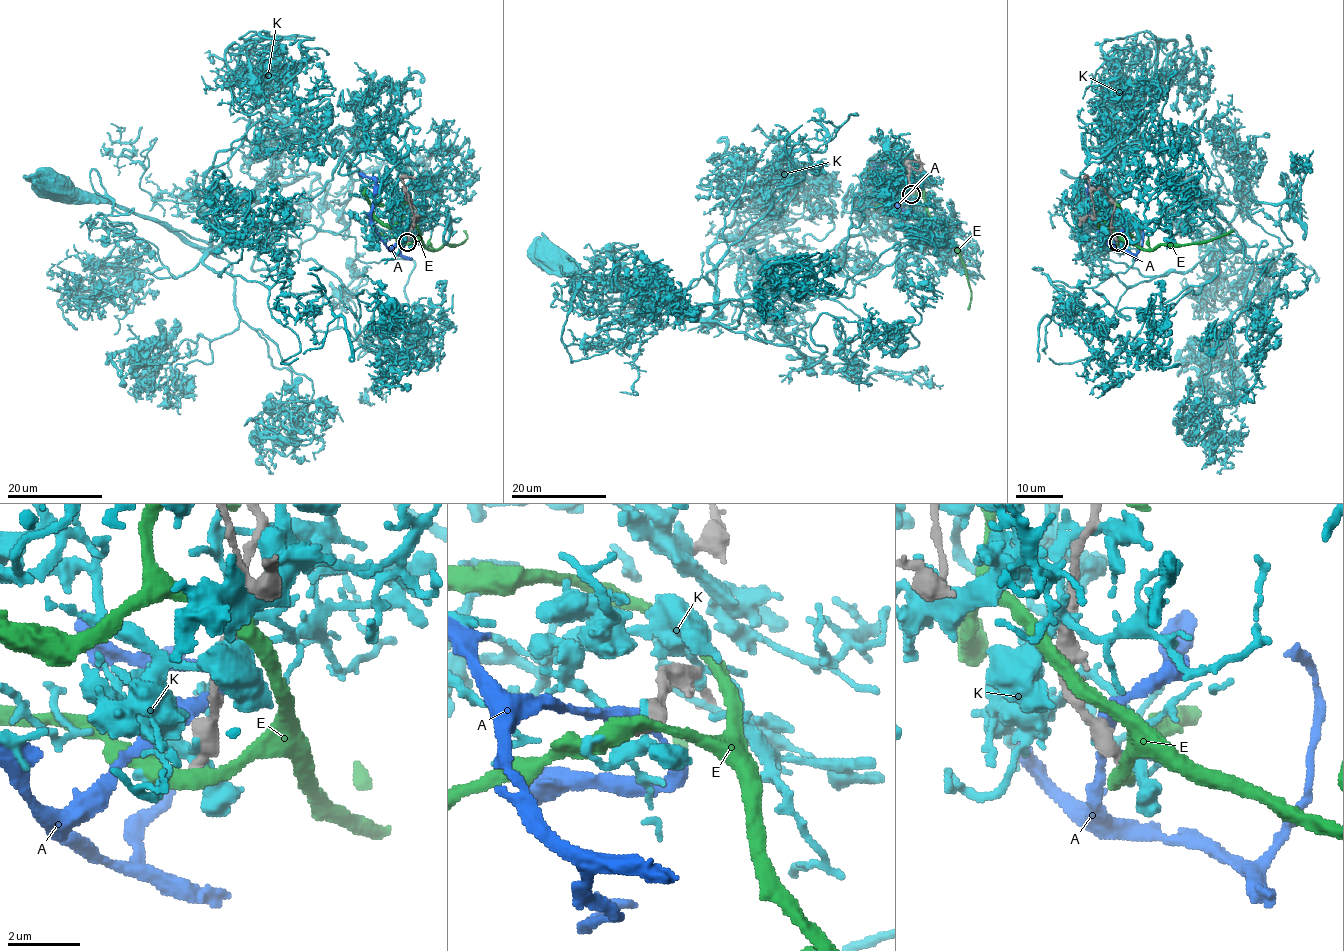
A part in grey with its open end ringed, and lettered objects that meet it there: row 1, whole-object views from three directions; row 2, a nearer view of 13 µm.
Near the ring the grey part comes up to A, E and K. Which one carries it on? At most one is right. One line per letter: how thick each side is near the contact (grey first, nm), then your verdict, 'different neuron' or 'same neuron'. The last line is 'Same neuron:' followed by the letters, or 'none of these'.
A: calibres 380 and 400 nm; different neuron
E: calibres 360 and 400 nm; different neuron
K: calibres 550 and 200 nm; different neuron
Same neuron: none of these

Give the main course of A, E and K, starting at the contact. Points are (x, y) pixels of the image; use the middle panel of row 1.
A: (911, 191), (892, 189), (877, 172), (877, 164), (879, 170), (863, 182)
E: (911, 194), (917, 194), (925, 201), (928, 215), (949, 238), (960, 258), (971, 291), (967, 309)
K: (911, 192), (857, 185), (844, 201), (851, 184), (860, 232), (814, 274), (711, 317), (557, 259)

